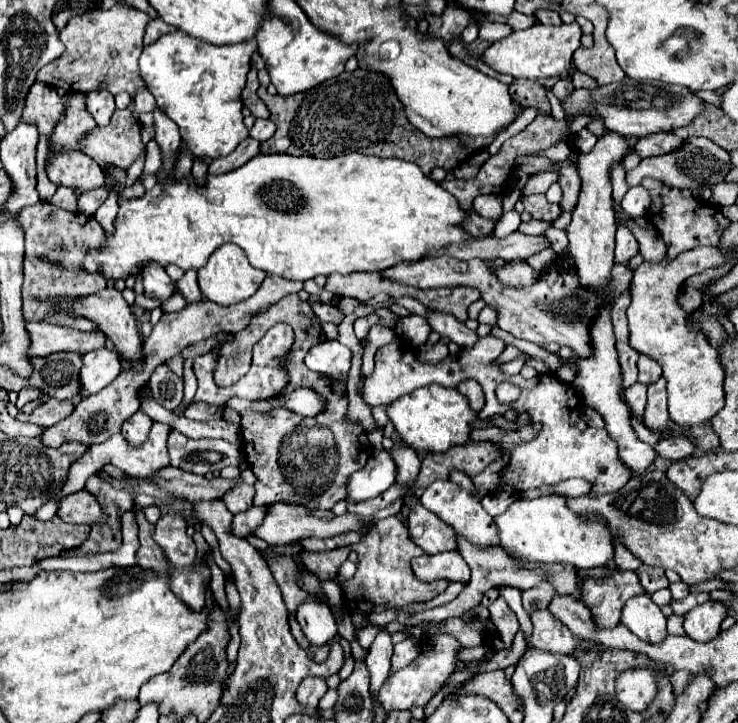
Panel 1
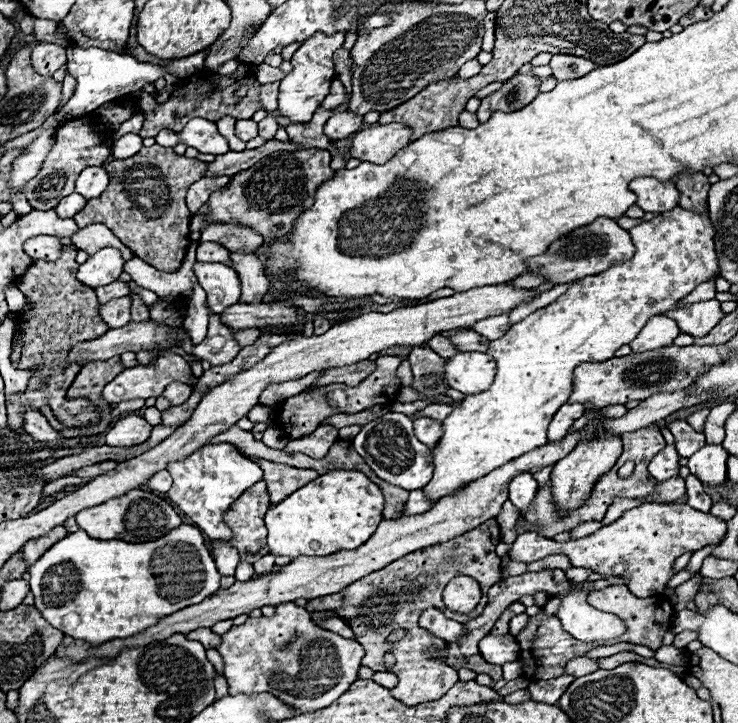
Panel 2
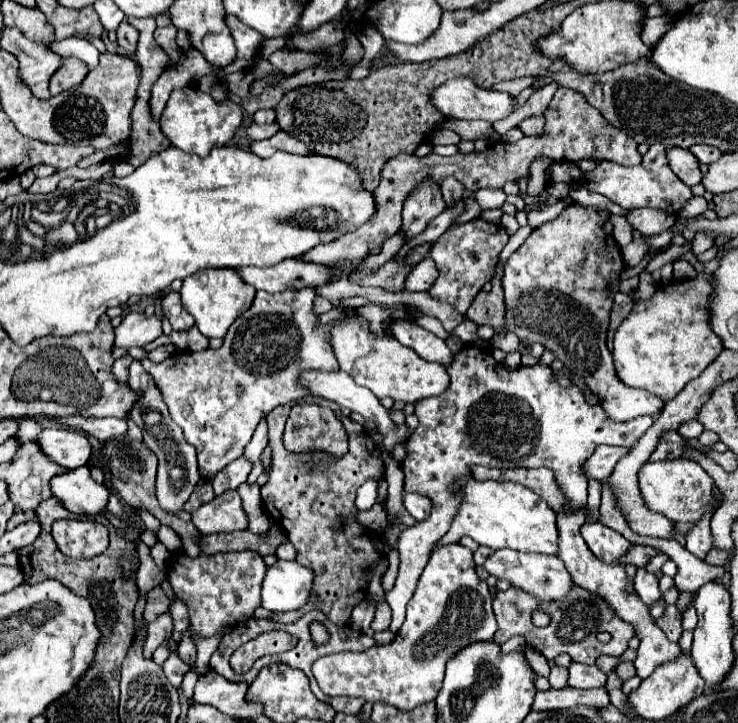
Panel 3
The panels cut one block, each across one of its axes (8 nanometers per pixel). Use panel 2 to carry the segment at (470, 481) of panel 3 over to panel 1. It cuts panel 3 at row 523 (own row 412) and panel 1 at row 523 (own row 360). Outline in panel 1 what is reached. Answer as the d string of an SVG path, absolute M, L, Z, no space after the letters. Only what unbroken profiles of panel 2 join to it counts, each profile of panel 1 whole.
M538 496L520 498L510 504L510 508L496 516L496 526L500 530L500 540L504 548L536 562L564 562L576 568L596 568L606 566L614 558L614 542L602 518L584 520L566 508L566 498L562 496Z

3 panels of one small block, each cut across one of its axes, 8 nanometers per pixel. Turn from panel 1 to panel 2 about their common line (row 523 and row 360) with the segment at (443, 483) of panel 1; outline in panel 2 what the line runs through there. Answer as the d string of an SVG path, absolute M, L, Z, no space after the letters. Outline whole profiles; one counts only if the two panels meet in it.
M458 352L446 360L446 382L462 394L488 390L496 376L496 362L484 352Z

